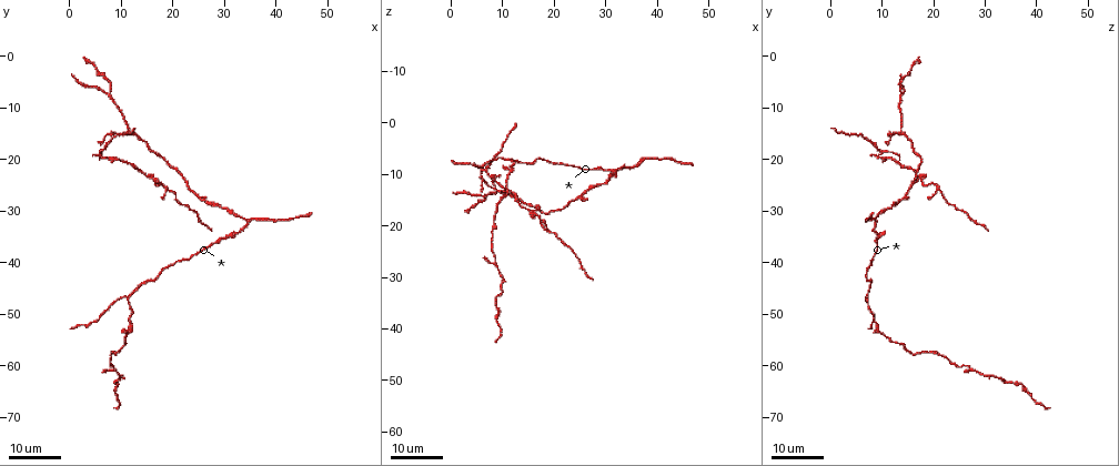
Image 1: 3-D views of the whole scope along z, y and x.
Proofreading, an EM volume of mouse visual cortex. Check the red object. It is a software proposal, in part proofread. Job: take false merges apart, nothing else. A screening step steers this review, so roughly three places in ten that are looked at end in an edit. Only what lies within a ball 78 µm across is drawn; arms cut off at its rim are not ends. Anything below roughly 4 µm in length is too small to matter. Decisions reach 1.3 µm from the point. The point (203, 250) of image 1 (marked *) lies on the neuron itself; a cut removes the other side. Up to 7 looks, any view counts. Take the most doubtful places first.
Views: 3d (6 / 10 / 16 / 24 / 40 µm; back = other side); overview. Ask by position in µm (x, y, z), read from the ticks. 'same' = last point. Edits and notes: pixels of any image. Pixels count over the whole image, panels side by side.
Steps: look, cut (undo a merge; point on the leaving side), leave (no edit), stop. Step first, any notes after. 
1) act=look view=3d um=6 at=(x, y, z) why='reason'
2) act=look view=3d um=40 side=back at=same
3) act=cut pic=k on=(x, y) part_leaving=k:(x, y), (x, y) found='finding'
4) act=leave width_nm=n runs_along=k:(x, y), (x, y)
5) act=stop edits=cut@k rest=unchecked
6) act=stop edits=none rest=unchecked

act=look view=3d um=24 at=(7.0, 7.0, 13.5) why='two arms in line, one across'

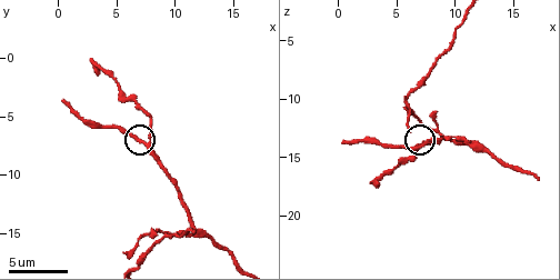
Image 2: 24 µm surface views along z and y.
act=look view=3d um=6 at=(7.6, 7.2, 13.8) why='zoom in'

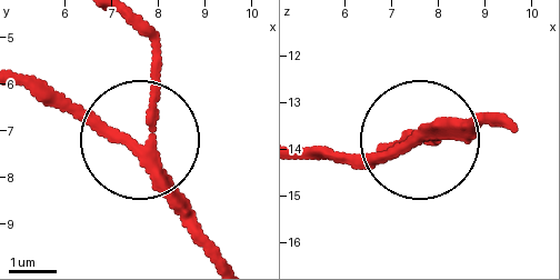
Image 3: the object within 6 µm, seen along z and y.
act=cut pic=3 on=(152, 106) side_arm_um=9 part_leaving=3:(161, 176), (137, 24) found='a second neuron is stuck on'

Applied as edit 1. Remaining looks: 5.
act=look view=3d um=24 at=(6.0, 19.0, 10.0) why='three arms meet'

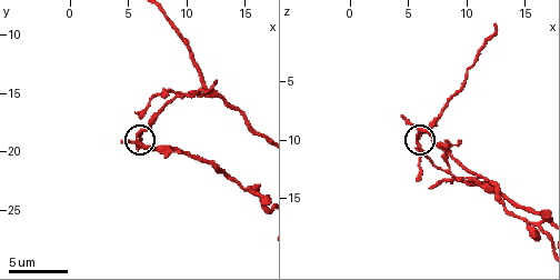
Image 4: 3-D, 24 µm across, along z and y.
act=look view=3d um=10 at=(6.0, 18.8, 10.0)

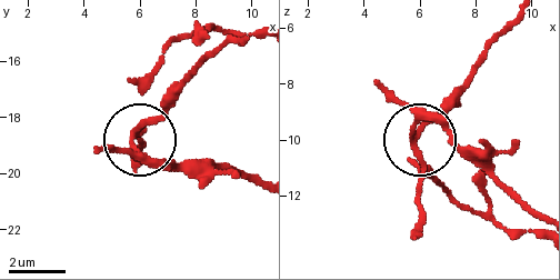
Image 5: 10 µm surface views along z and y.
act=cut pic=5 on=(109, 146) width_nm=190 found='a second neuron is stuck on'

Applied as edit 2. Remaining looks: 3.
act=look view=overview

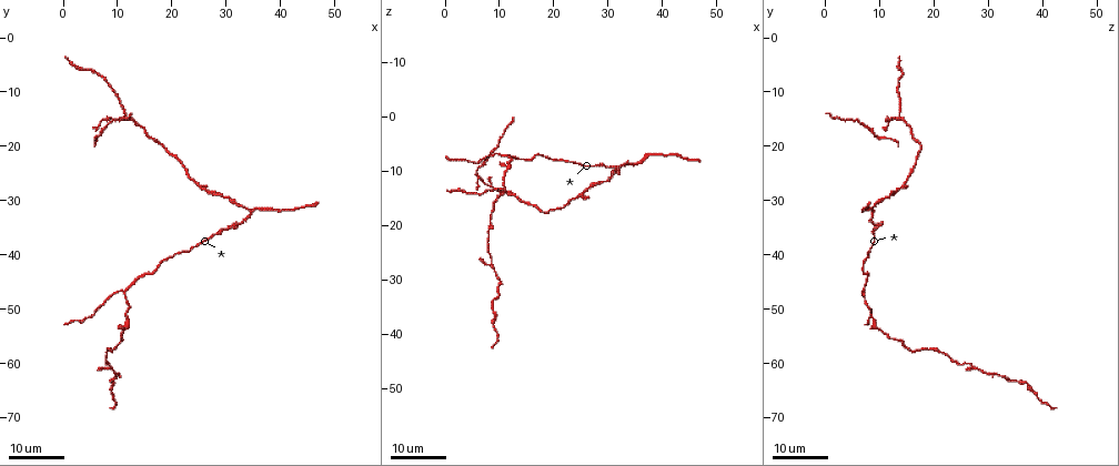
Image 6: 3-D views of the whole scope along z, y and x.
act=look view=3d um=16 at=(11.5, 15.0, 14.0) why='a fork'

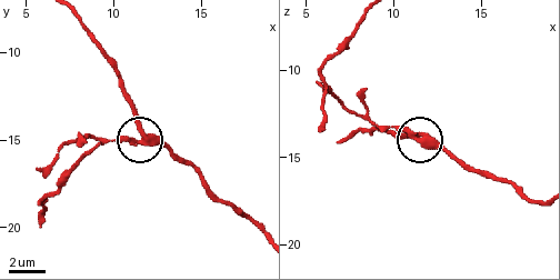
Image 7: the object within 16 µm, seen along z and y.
act=look view=3d um=6 at=(11.7, 14.8, 13.9)

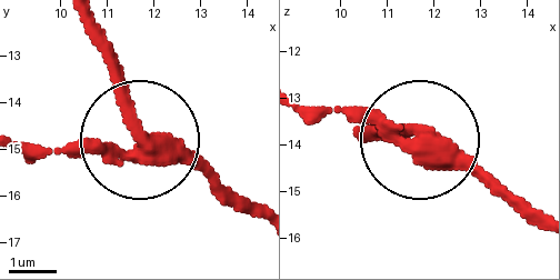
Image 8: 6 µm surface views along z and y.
act=leave width_nm=340 runs_along=8:(257, 216), (137, 136), (106, 32) found='continuous, no second neuron'

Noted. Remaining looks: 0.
act=stop edits=cut@3,cut@5 rest=unchecked

